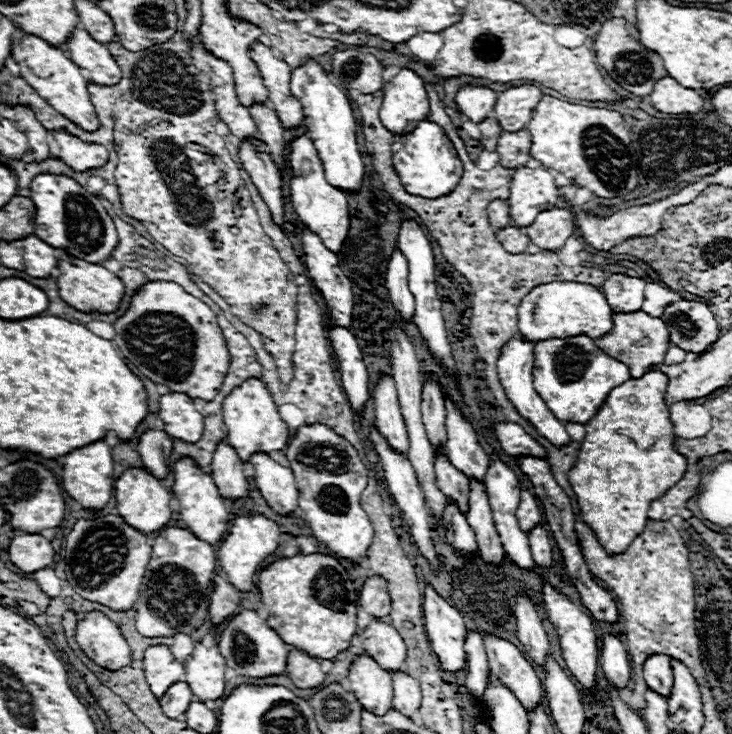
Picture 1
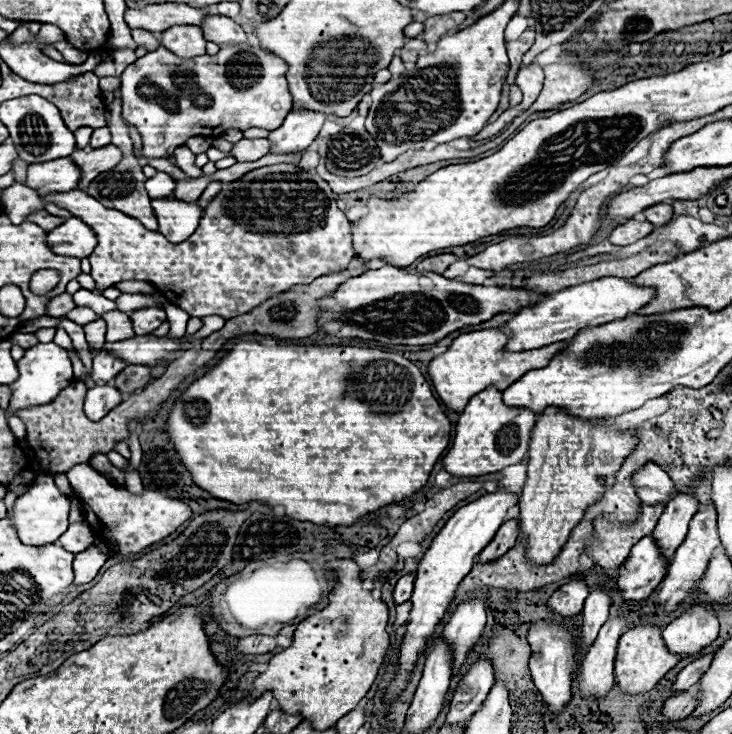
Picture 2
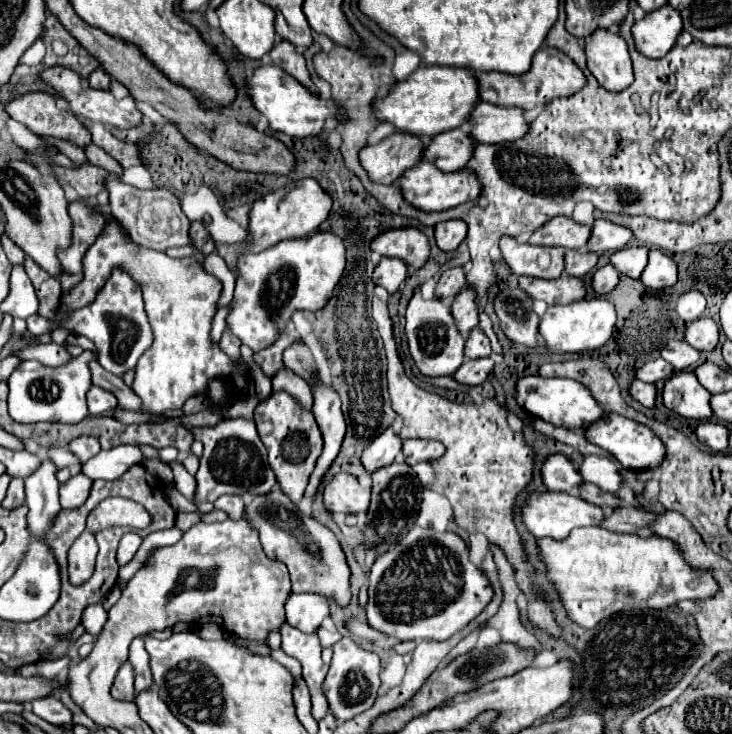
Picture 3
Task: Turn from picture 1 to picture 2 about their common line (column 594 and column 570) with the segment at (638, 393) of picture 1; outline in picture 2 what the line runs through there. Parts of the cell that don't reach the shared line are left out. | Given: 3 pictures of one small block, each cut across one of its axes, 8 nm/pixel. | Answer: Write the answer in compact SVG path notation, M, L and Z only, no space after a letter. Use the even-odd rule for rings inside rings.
M546 408L538 414L528 450L528 480L518 500L520 538L532 564L548 566L554 562L570 532L584 518L586 508L596 504L614 484L620 466L636 444L634 430L618 430L606 418L582 420L570 416L564 408Z

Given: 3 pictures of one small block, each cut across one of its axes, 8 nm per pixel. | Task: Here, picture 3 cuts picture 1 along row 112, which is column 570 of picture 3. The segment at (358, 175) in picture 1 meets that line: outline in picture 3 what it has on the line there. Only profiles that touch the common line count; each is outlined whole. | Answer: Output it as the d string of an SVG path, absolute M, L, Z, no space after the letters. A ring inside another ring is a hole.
M604 298L578 300L568 306L550 306L546 314L540 318L538 332L548 350L580 354L580 352L590 352L604 346L612 336L614 322L616 322L616 310L608 300Z

